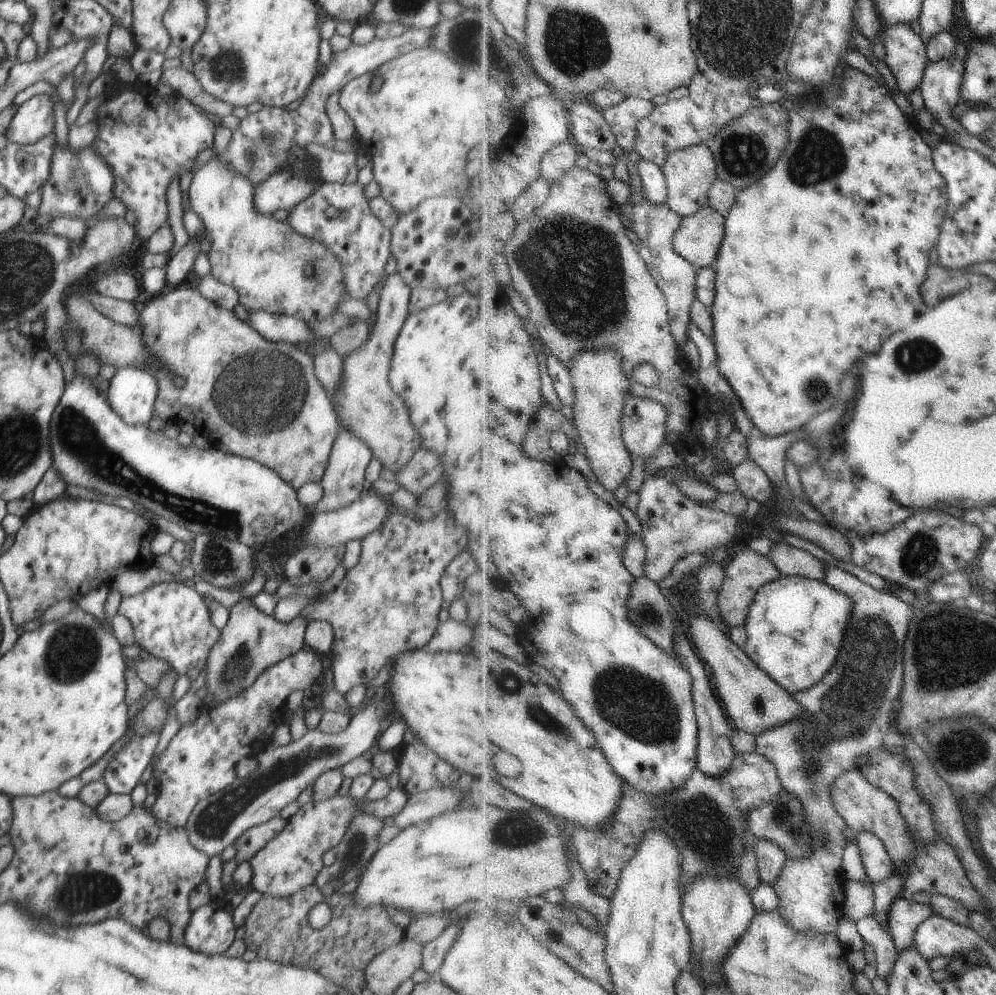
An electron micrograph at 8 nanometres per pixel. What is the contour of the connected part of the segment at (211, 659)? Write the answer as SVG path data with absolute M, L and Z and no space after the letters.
M250 597L240 600L229 608L229 619L221 630L220 638L212 646L204 672L208 693L203 704L208 708L216 708L218 704L238 696L244 688L252 686L266 668L278 664L281 660L300 652L305 646L305 628L309 620L296 617L288 623L275 617L262 614Z

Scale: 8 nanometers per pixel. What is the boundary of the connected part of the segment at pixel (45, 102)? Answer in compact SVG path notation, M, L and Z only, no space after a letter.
M35 95L18 107L6 132L9 143L32 144L54 130L54 110L51 96Z

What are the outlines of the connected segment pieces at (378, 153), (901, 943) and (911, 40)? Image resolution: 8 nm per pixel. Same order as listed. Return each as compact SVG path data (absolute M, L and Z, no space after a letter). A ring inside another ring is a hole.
M426 46L384 62L374 74L363 74L348 82L339 92L339 104L352 120L356 138L371 156L374 180L380 186L381 196L399 214L416 208L426 198L462 200L470 188L473 163L500 150L512 138L520 111L514 108L512 96L506 92L505 80L498 78L493 69L464 66L444 52ZM374 74L383 79L376 92L371 91Z
M902 896L898 898L890 912L890 934L899 954L904 950L910 950L916 944L916 935L920 927L924 920L928 920L932 915L931 905L916 902L914 899L907 900Z
M898 24L898 26L890 26L886 28L886 38L884 43L887 46L888 52L888 67L892 70L900 91L904 94L904 101L908 99L910 94L914 94L918 88L923 86L924 82L924 70L926 68L926 62L929 58L926 58L927 46L924 46L924 38L921 34L916 34L912 30L911 24Z

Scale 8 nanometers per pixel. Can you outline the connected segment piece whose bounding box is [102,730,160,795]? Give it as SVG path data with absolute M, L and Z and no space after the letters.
M154 730L144 738L132 738L124 744L124 748L112 756L106 766L103 781L109 792L118 795L130 795L142 778L142 772L152 760L158 744L160 732Z

